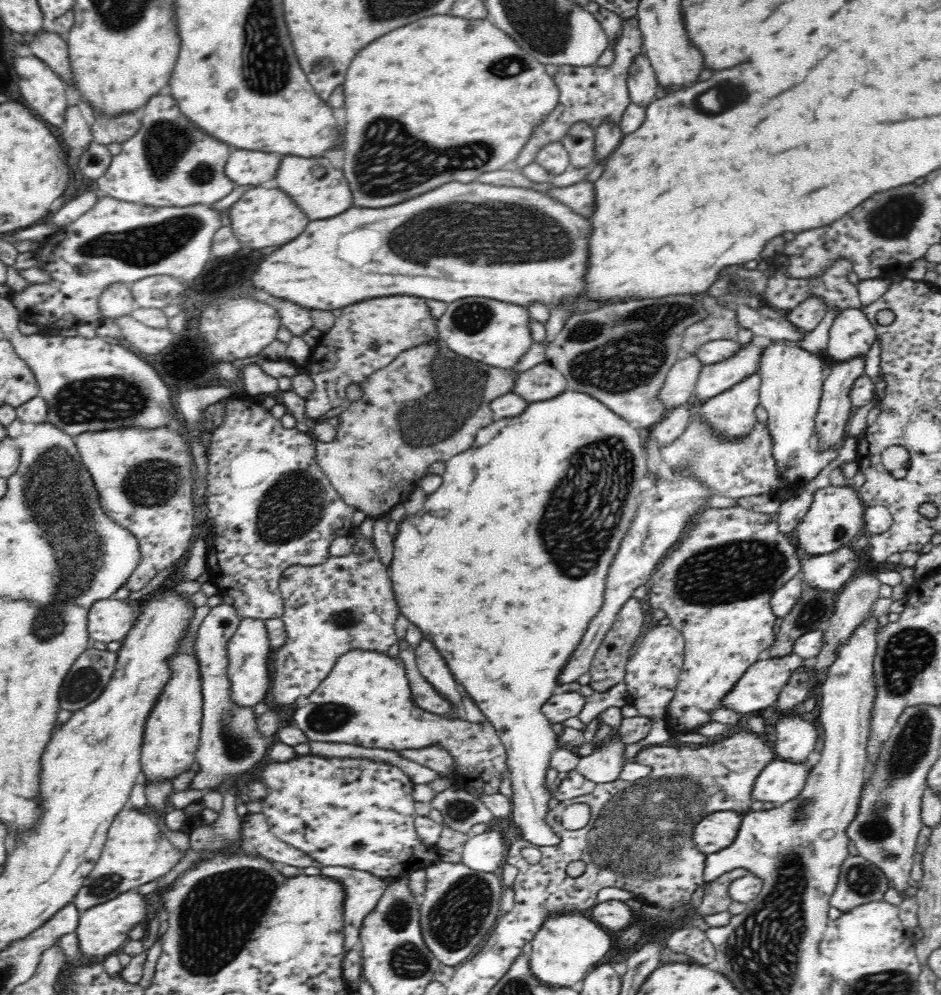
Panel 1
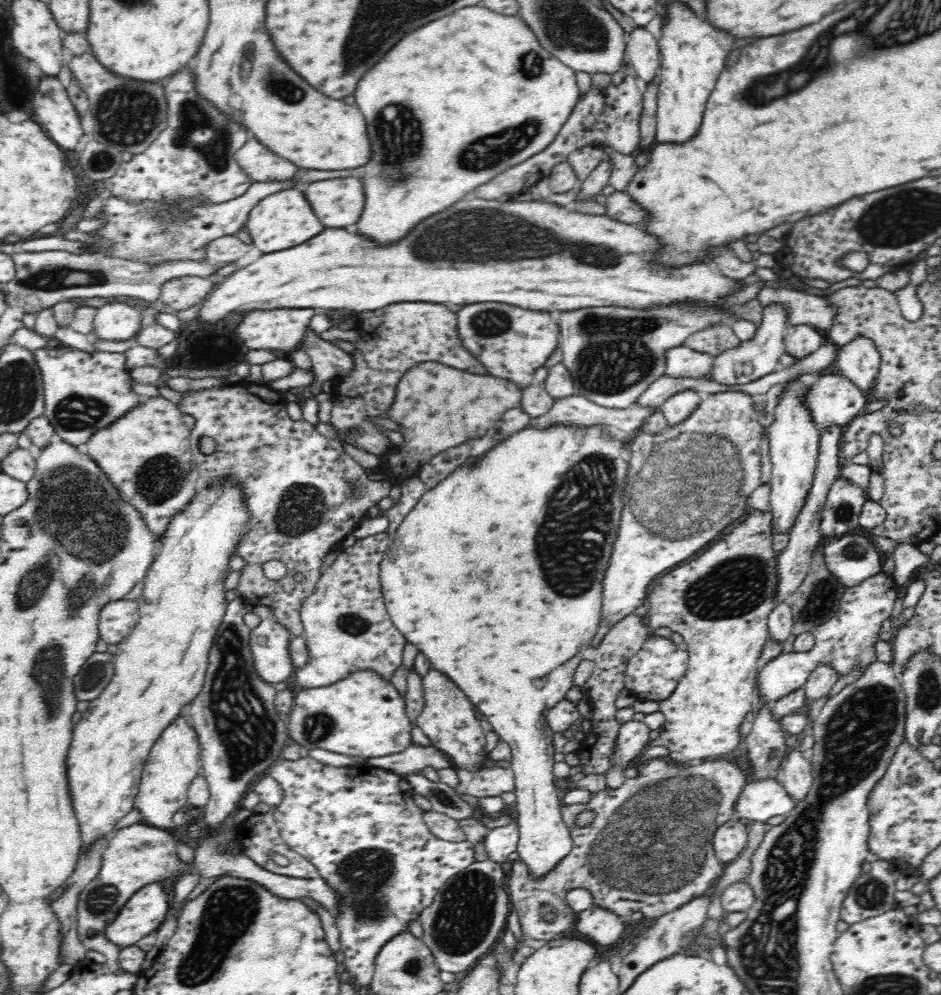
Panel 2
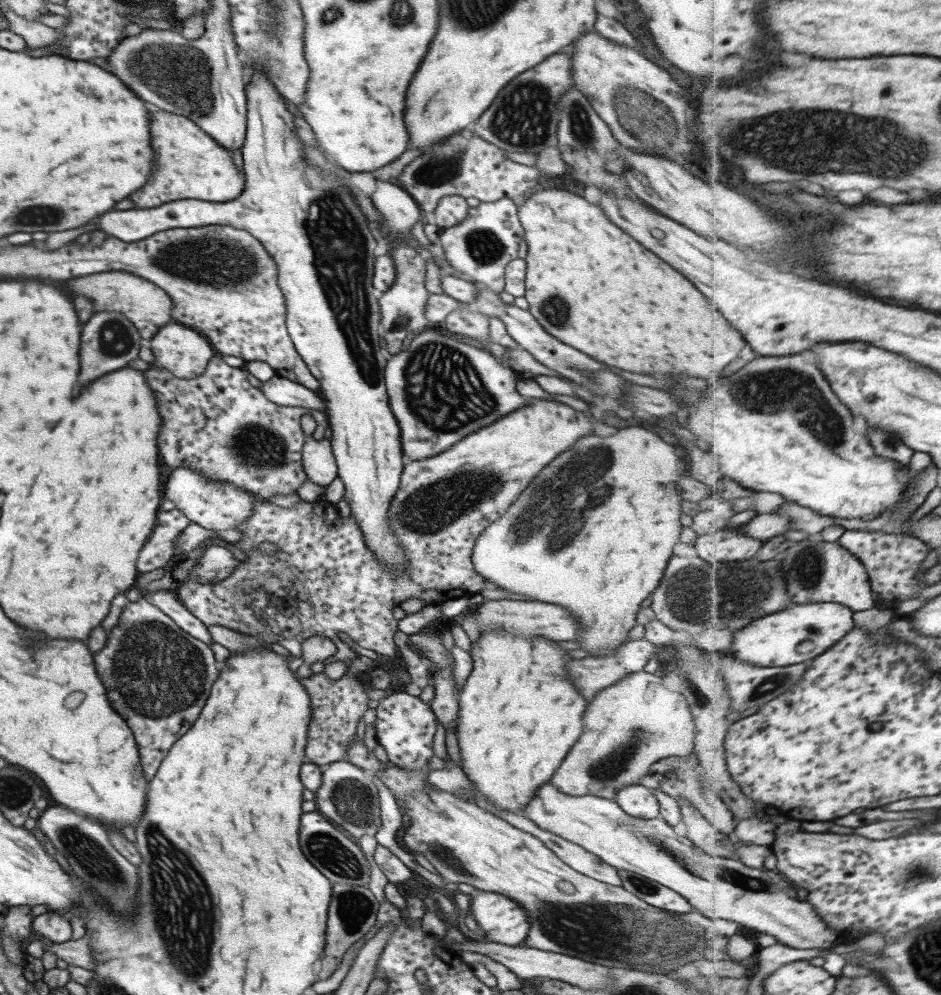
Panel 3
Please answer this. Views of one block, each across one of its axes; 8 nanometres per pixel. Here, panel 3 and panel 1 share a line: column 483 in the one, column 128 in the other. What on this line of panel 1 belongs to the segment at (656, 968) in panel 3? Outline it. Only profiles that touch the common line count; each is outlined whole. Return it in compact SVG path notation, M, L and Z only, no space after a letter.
M124 808L112 822L100 858L94 870L83 881L82 888L71 900L80 913L104 904L123 892L138 889L142 884L156 881L161 876L172 872L180 860L186 856L186 851L177 849L163 836L157 821L138 810Z

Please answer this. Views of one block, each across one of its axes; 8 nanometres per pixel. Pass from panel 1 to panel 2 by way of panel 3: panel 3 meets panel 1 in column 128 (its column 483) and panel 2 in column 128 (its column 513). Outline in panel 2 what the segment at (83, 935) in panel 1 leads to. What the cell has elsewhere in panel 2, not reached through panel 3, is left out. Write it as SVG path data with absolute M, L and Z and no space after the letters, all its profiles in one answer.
M162 881L147 884L126 902L114 924L106 928L108 939L122 949L133 946L166 920L170 898Z

